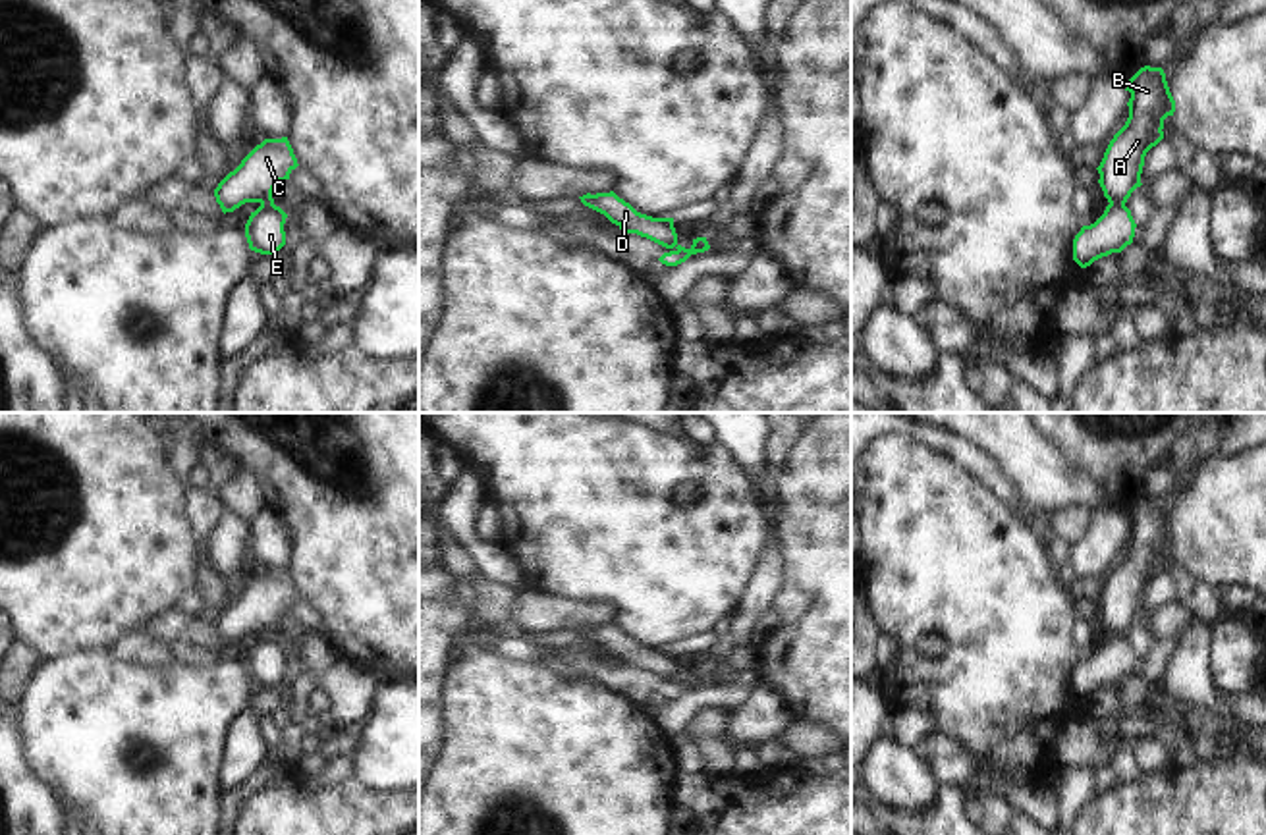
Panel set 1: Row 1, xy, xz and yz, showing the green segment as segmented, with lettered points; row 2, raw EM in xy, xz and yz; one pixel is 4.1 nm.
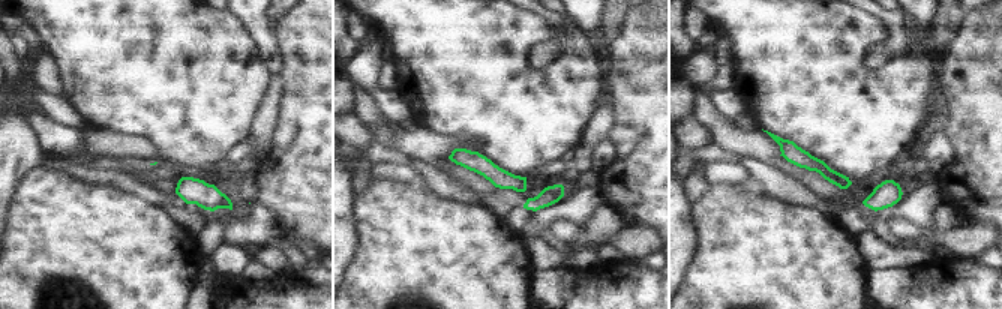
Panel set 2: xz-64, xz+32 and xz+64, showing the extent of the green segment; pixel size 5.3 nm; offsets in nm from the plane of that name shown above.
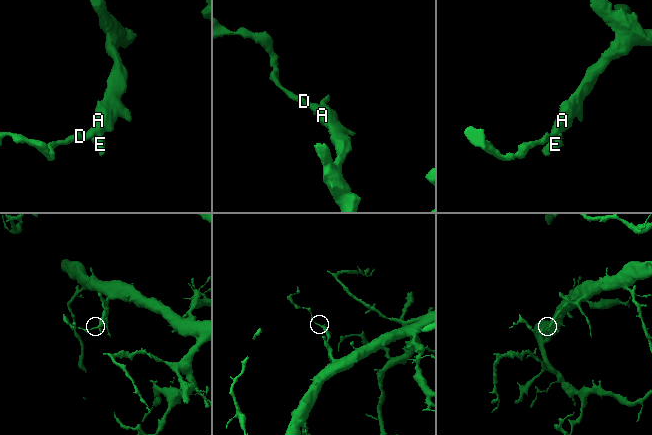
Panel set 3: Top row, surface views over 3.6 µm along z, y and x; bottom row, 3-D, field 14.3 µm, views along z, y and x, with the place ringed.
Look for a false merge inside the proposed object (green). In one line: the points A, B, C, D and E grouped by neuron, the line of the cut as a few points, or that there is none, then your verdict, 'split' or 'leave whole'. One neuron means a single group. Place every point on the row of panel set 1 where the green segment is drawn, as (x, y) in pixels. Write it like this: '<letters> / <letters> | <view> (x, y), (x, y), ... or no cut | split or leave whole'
A B C D / E | yz (1124, 203), (1110, 205) | split

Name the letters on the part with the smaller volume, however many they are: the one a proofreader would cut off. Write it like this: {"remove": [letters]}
{"remove": ["E"]}

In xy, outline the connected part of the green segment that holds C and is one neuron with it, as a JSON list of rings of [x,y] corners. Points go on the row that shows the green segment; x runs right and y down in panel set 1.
[[[288,137],[264,139],[214,189],[222,212],[234,212],[245,202],[272,204],[272,191],[289,179],[297,158]]]

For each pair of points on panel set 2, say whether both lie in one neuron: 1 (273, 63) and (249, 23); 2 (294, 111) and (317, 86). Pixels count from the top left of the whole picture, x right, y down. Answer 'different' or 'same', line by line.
1: same
2: same

